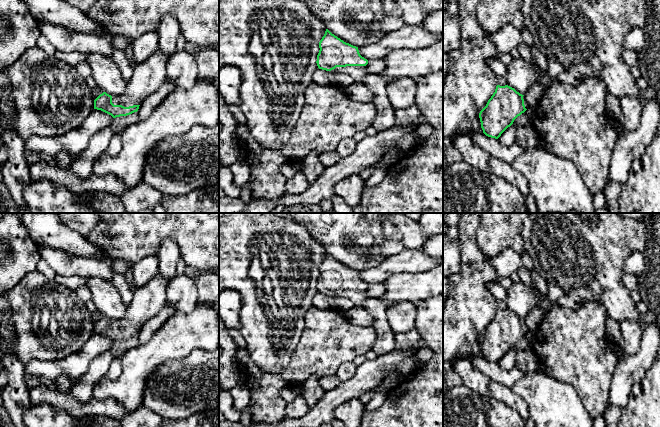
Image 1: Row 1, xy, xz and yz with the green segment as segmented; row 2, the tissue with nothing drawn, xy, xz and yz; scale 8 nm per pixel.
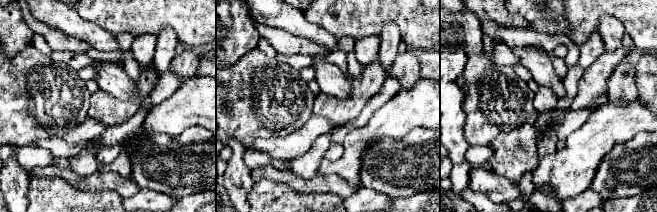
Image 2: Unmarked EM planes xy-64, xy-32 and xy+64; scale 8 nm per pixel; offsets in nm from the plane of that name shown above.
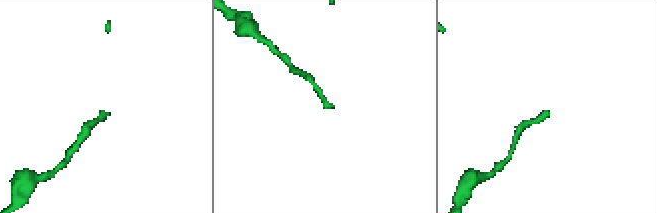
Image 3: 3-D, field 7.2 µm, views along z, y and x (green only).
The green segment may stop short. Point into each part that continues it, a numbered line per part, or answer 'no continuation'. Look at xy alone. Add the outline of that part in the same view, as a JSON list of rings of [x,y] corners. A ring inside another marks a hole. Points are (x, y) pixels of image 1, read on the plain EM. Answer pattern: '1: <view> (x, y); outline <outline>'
1: xy (148, 301); outline [[[157,274],[149,283],[138,288],[121,320],[112,320],[114,329],[129,331],[157,316],[166,304],[166,287],[170,281]]]

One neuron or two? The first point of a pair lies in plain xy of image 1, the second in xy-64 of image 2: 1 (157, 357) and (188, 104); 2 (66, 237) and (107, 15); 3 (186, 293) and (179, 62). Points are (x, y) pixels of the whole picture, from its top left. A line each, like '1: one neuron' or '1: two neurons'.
1: one neuron
2: two neurons
3: one neuron

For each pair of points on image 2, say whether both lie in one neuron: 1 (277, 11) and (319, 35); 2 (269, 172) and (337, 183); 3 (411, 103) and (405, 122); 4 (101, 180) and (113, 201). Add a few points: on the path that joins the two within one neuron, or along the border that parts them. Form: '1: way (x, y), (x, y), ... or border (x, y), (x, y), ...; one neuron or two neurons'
1: way (287, 18), (300, 27), (309, 30); one neuron
2: way (286, 175), (298, 184), (320, 184); one neuron
3: way (409, 108), (405, 112), (405, 117); one neuron
4: border (83, 190), (113, 190), (123, 198); two neurons

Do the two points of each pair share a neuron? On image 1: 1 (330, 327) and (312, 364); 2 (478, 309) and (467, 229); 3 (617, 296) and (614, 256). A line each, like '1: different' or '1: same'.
1: same
2: same
3: same

